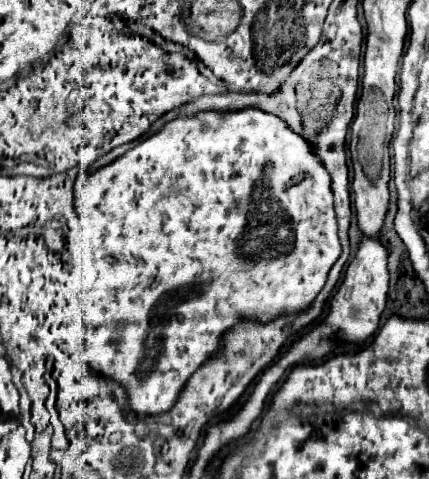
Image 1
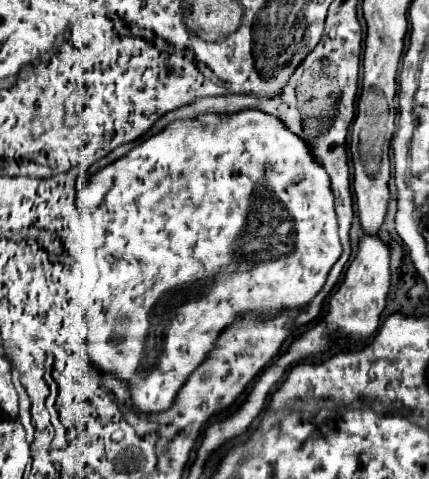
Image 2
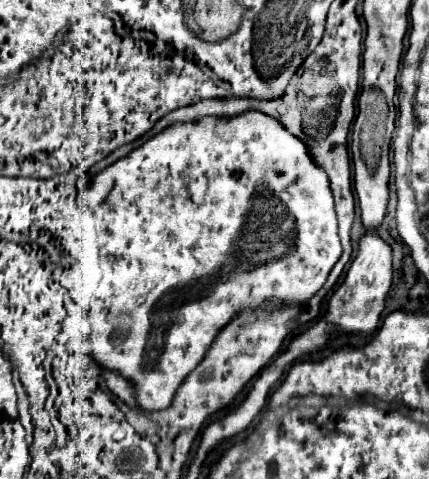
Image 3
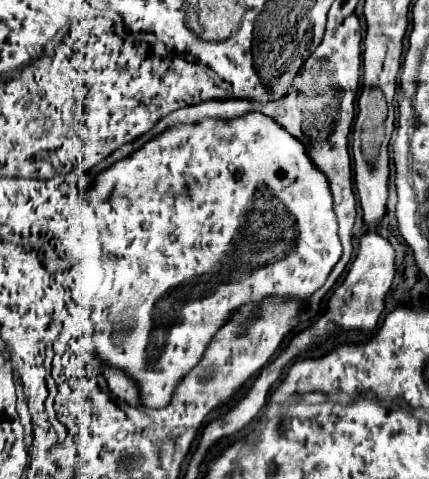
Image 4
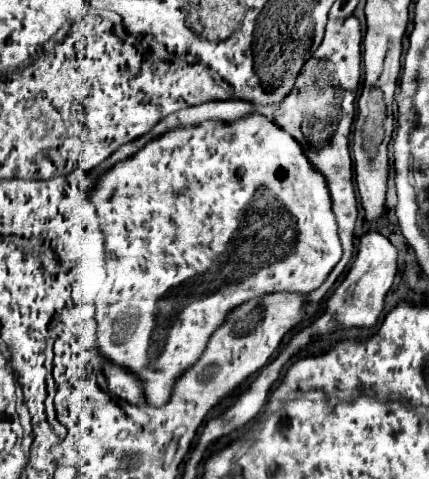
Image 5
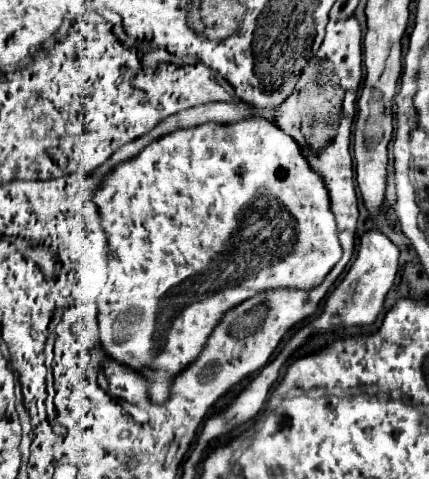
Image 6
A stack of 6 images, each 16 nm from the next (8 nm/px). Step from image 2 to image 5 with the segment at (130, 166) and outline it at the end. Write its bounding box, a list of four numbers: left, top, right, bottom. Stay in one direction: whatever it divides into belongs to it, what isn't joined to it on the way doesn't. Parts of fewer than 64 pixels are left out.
[90,114,342,406]

